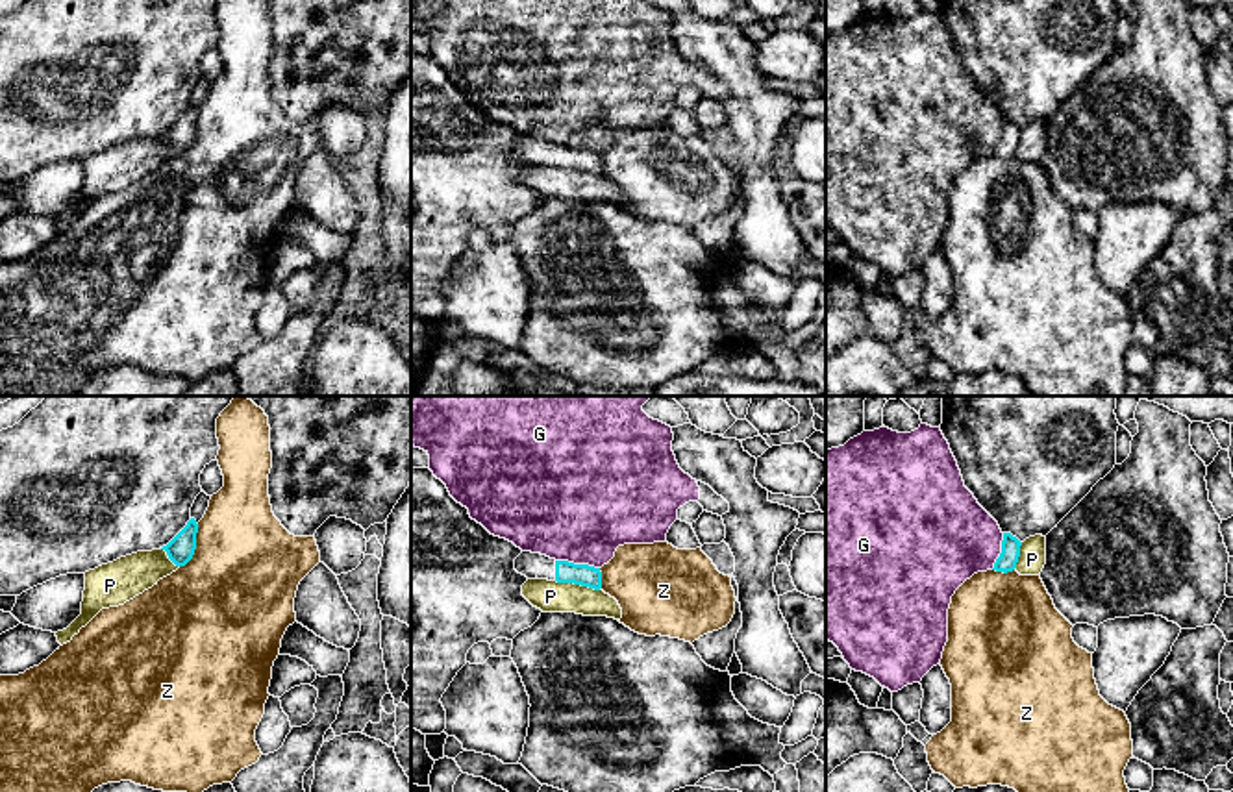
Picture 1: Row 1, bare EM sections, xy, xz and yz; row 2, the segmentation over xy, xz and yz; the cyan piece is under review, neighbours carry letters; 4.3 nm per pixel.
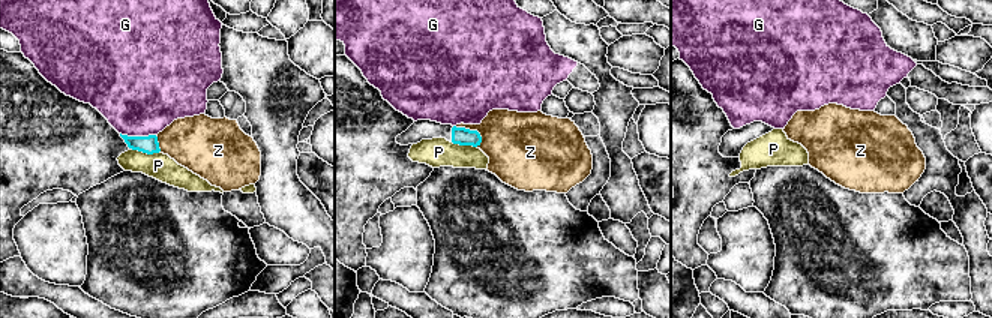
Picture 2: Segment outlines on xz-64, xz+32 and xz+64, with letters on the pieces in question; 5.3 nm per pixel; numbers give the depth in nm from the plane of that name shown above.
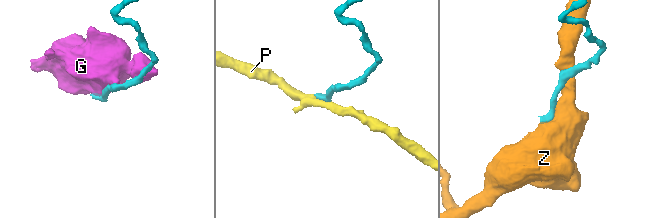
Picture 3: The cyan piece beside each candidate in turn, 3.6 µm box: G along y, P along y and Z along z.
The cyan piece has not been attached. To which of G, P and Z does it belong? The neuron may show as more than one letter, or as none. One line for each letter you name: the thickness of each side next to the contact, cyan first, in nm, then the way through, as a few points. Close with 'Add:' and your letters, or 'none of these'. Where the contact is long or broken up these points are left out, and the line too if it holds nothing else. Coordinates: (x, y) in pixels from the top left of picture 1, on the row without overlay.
Add: none of these

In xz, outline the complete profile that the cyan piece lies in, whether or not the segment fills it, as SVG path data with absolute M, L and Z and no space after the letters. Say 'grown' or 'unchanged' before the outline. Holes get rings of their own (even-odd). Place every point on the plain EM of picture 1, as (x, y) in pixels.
grown; M522 137L515 144L515 155L528 165L548 165L557 168L574 168L594 176L602 174L600 154L589 150L574 150L568 146L555 146L541 139Z

